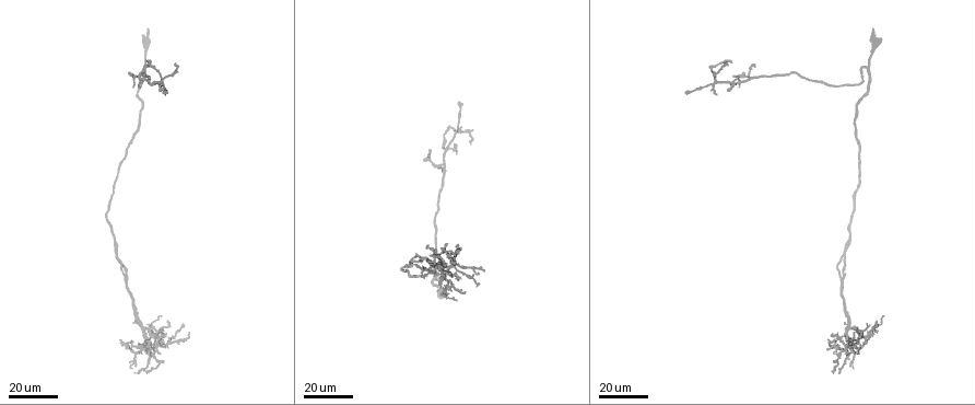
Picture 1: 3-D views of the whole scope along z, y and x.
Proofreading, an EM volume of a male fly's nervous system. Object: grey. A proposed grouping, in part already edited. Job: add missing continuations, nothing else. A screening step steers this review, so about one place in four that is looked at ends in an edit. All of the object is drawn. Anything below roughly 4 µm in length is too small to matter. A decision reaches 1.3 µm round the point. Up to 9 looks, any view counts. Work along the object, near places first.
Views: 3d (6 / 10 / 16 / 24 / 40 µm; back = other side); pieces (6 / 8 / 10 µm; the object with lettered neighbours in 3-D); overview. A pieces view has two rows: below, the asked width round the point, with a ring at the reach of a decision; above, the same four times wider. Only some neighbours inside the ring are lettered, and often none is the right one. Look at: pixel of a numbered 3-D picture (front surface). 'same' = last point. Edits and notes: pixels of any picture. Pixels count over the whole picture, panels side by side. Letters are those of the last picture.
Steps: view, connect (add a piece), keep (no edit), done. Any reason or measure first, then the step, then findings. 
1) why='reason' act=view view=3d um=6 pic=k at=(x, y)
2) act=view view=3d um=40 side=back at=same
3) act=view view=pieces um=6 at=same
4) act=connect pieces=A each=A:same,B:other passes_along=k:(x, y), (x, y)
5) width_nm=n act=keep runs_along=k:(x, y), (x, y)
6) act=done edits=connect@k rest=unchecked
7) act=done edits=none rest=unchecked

why='tapers out' act=view view=3d um=24 pic=1 at=(732, 62)

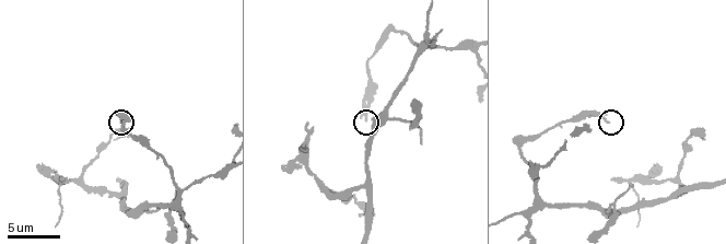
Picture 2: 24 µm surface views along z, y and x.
act=view view=pieces um=6 pic=2 at=(366, 119)

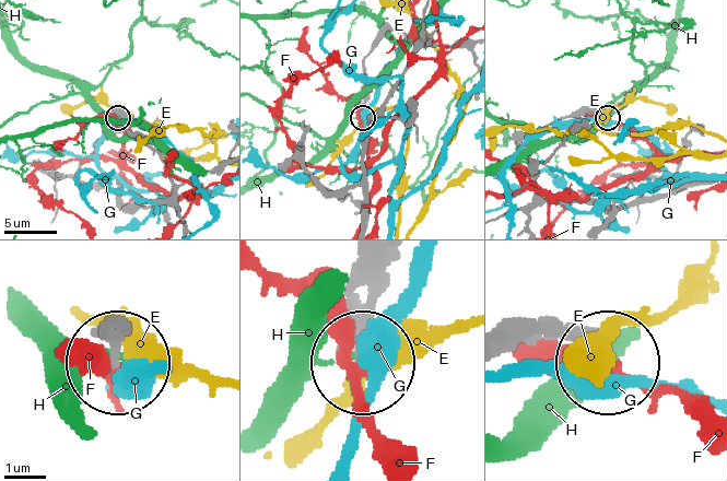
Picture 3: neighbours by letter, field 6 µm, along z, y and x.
act=keep each=E:other,F:other,G:other,H:other found='none of them fits'

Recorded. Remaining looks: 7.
why='free end' act=view view=pieces um=6 pic=2 at=(632, 186)

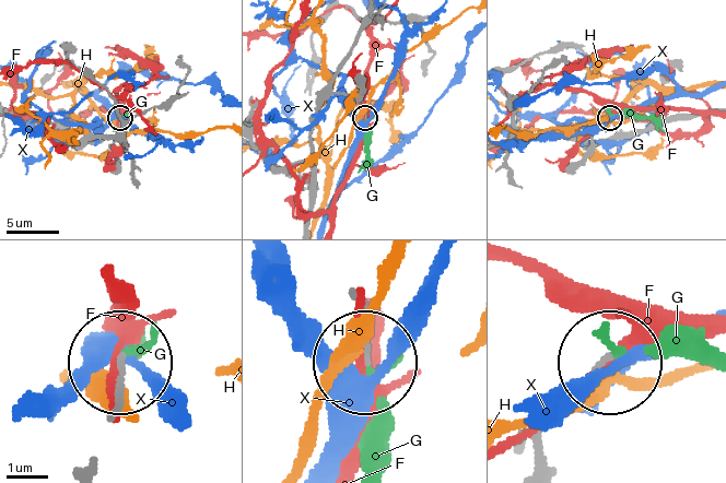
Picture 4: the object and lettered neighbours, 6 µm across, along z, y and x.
act=connect pieces=G each=F:other,G:same,H:other,X:other passes_along=4:(349, 301), (381, 391), (381, 457) found='it goes on there'

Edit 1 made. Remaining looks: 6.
why='free end' act=view view=pieces um=10 pic=2 at=(587, 128)

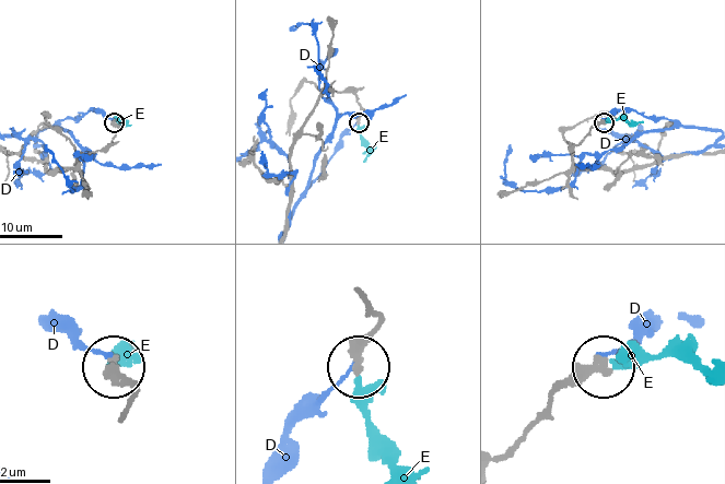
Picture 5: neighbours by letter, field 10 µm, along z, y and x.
act=connect pieces=E each=D:other,E:same found='it goes on there'

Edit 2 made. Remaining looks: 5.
why='tapers out' act=view view=3d um=40 pic=1 at=(830, 337)

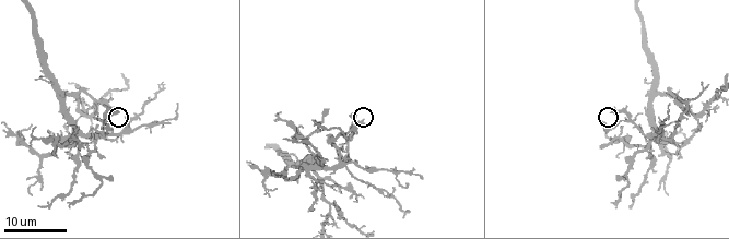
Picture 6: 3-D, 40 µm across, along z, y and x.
act=view view=pieces um=6 pic=6 at=(611, 113)

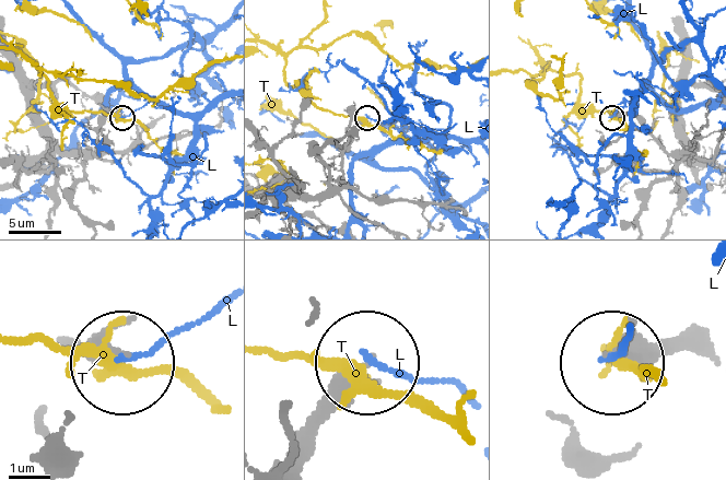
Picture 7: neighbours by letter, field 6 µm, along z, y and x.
act=keep each=L:other,T:other runs_along=7:(674, 347), (615, 353) found='no lettered piece goes on from it'

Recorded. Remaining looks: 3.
act=done edits=connect@4,connect@5 rest=unchecked

